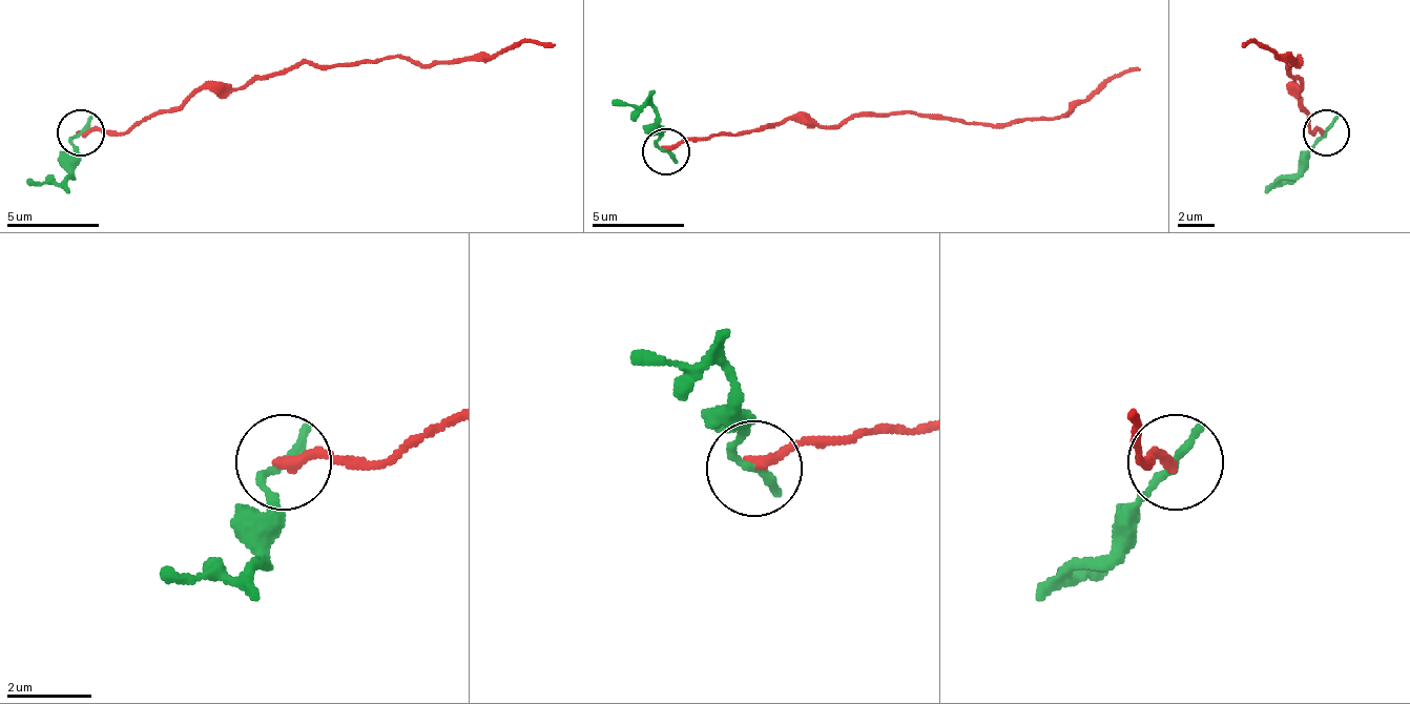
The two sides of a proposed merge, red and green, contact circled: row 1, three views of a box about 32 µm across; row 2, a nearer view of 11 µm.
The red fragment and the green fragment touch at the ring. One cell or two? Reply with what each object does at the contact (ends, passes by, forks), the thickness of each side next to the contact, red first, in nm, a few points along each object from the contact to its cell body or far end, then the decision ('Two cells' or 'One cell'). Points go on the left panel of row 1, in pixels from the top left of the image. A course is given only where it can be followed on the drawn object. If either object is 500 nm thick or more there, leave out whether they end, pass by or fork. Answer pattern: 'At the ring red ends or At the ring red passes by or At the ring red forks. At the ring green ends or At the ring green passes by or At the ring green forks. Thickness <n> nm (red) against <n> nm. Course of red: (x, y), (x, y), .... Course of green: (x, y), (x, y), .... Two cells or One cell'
At the ring red ends. At the ring green ends. Thickness 280 nm (red) against 240 nm. Course of red: (79, 133), (130, 133), (204, 87), (246, 87), (302, 64), (482, 60), (523, 41), (556, 45). Course of green: (79, 133), (70, 176), (28, 185). Two cells

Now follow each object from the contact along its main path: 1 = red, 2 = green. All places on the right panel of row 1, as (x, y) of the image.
1: (1325, 133), (1310, 133), (1306, 110), (1292, 87), (1302, 87), (1287, 64), (1297, 60), (1255, 41), (1246, 45)
2: (1325, 133), (1287, 176), (1273, 185)

